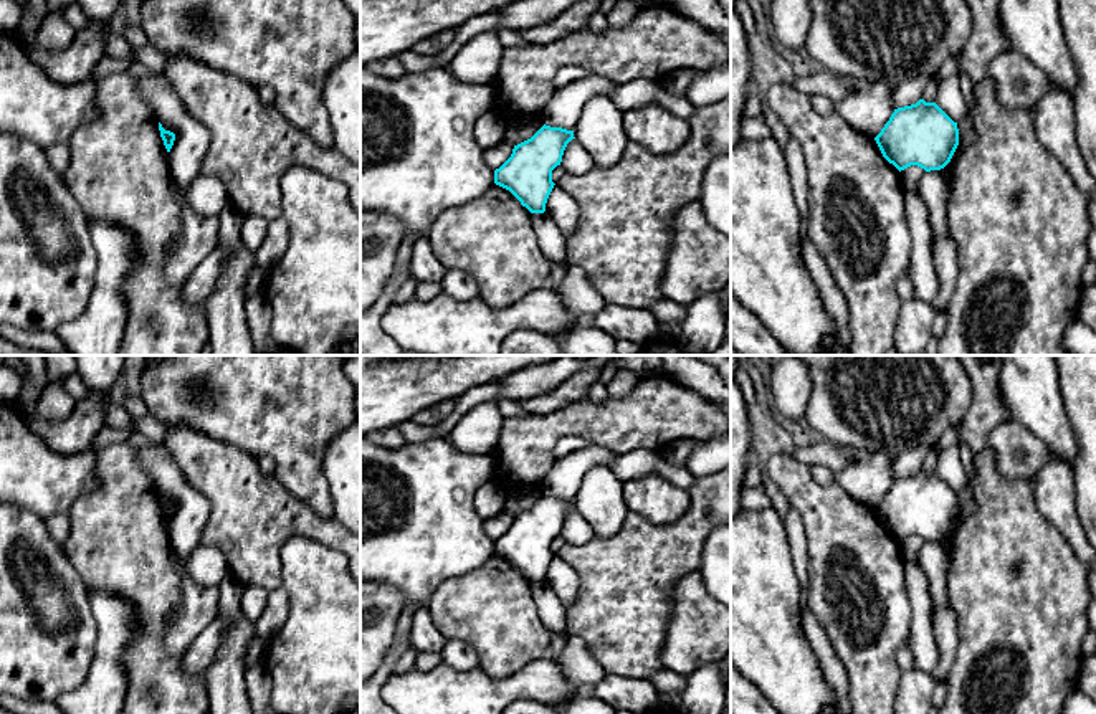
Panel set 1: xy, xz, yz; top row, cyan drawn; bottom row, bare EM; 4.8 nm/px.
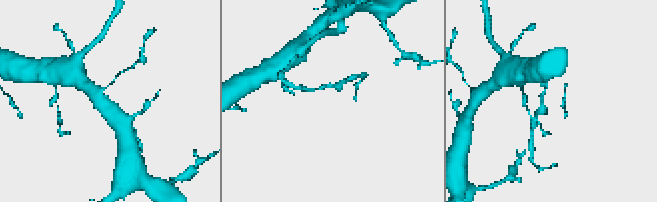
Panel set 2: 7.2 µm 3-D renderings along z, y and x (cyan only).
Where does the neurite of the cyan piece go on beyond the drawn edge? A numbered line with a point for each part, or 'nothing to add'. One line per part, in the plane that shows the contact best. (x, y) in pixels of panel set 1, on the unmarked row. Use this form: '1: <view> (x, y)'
nothing to add

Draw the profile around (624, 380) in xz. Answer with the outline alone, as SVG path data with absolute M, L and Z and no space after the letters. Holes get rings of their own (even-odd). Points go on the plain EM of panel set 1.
M618 369L607 383L607 393L612 398L622 398L628 395L641 380L638 374L628 369Z

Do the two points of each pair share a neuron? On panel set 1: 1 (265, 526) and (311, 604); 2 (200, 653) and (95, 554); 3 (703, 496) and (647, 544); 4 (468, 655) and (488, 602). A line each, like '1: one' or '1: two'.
1: two
2: two
3: one
4: two

